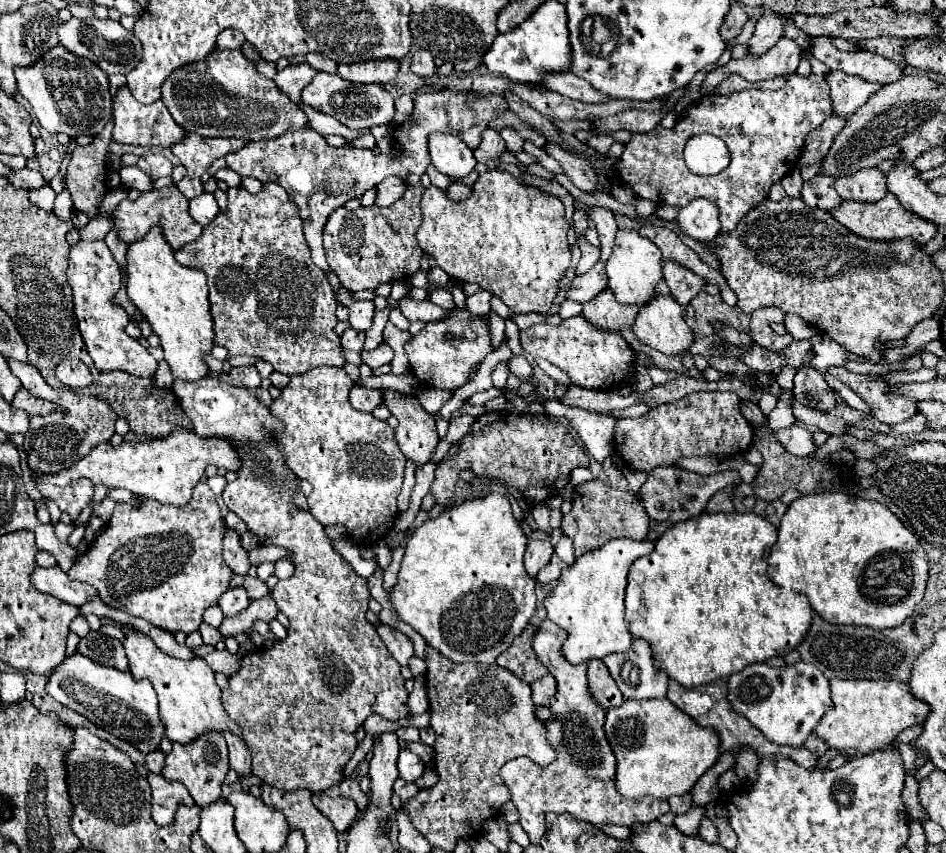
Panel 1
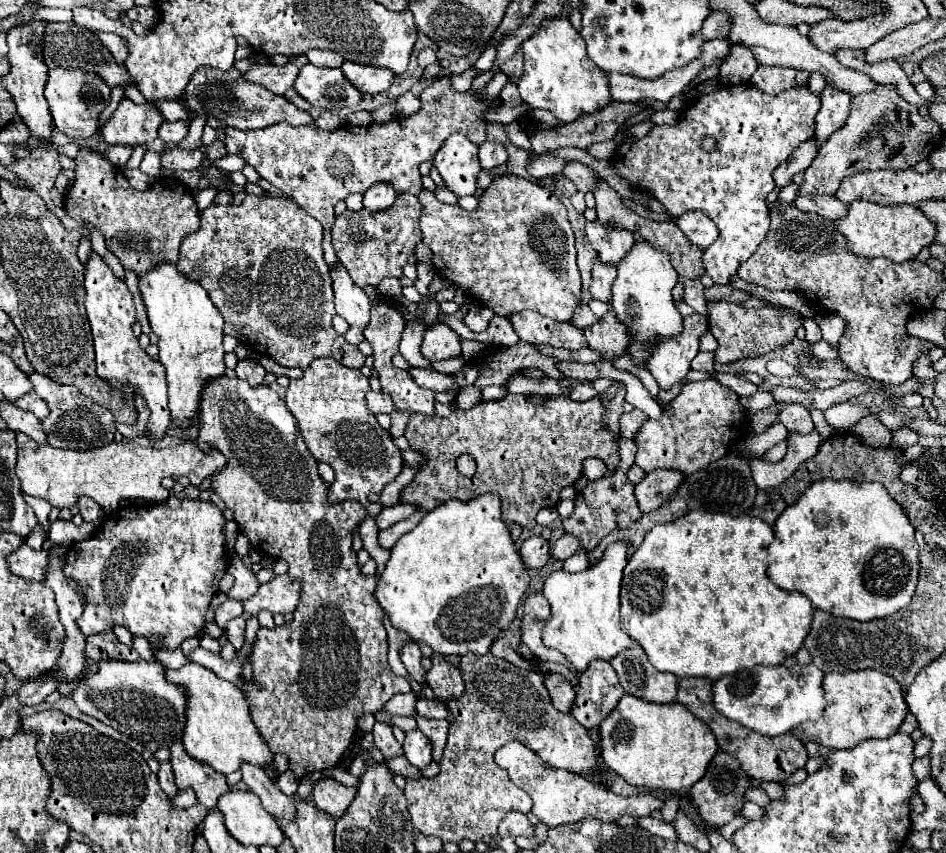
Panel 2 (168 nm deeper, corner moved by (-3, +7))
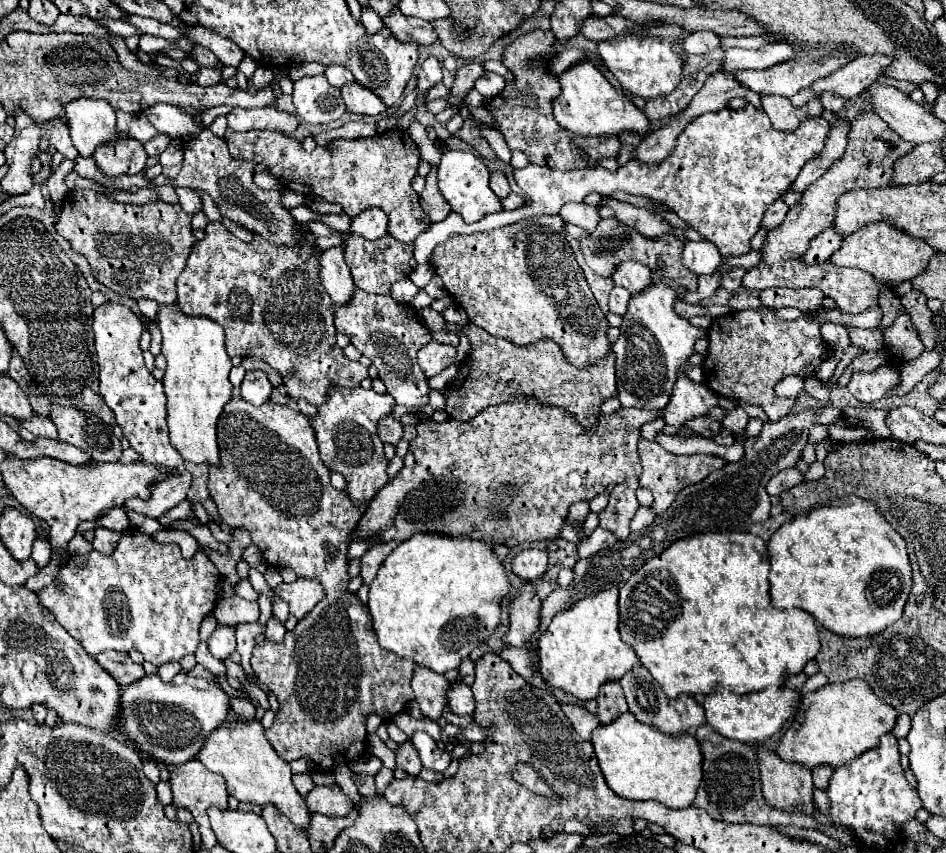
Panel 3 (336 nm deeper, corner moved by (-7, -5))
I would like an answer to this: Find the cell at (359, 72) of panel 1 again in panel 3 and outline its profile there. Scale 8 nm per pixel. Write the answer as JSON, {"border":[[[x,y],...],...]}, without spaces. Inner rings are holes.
{"border":[[[356,82],[342,88],[342,100],[346,104],[346,110],[352,114],[366,114],[366,116],[380,116],[386,112],[384,104],[368,92],[368,88],[360,88]]]}

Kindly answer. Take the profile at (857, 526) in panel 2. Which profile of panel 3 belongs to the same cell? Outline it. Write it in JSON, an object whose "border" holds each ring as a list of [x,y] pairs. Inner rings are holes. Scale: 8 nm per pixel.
{"border":[[[856,496],[820,504],[782,524],[768,542],[768,560],[770,596],[776,608],[800,608],[812,614],[826,630],[848,638],[874,636],[898,622],[912,588],[912,570],[904,538],[876,512],[876,506]]]}

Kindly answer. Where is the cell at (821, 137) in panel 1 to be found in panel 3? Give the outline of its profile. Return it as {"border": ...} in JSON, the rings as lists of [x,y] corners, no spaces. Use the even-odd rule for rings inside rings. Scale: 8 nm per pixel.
{"border":[[[782,198],[776,200],[776,204],[772,204],[772,206],[768,208],[768,212],[764,212],[764,218],[762,218],[760,228],[762,228],[762,230],[770,230],[770,228],[778,226],[778,224],[784,220],[786,212],[788,212],[788,206],[784,204],[784,200],[782,200]]]}

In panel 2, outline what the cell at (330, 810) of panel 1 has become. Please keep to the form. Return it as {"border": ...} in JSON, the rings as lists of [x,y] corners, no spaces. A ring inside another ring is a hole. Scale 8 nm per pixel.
{"border":[[[324,778],[314,786],[312,796],[314,796],[314,804],[320,810],[328,812],[334,818],[340,818],[344,810],[352,804],[356,796],[356,788],[348,788],[332,778]]]}

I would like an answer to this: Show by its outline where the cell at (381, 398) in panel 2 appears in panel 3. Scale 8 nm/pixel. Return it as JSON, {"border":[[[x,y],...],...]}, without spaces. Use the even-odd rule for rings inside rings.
{"border":[[[386,416],[378,422],[378,436],[384,444],[392,444],[396,446],[402,440],[402,424],[400,420],[394,420],[392,416]]]}

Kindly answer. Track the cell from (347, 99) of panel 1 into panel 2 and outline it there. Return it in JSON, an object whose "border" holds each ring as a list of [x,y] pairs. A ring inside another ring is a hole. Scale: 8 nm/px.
{"border":[[[306,64],[294,84],[296,92],[322,110],[354,108],[362,102],[362,92],[346,80],[340,68],[318,68]]]}

